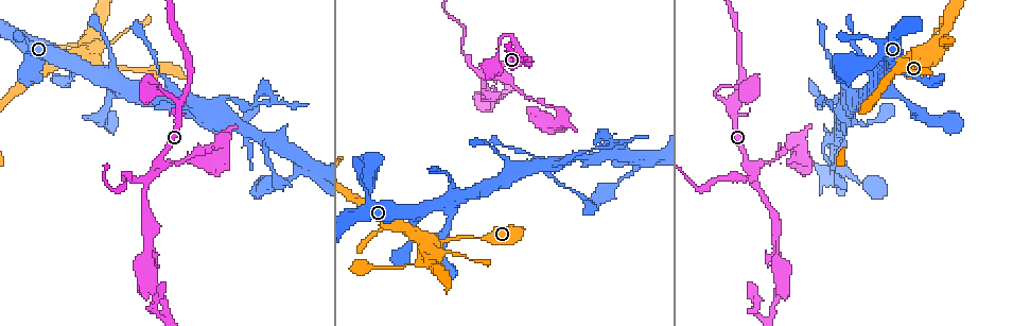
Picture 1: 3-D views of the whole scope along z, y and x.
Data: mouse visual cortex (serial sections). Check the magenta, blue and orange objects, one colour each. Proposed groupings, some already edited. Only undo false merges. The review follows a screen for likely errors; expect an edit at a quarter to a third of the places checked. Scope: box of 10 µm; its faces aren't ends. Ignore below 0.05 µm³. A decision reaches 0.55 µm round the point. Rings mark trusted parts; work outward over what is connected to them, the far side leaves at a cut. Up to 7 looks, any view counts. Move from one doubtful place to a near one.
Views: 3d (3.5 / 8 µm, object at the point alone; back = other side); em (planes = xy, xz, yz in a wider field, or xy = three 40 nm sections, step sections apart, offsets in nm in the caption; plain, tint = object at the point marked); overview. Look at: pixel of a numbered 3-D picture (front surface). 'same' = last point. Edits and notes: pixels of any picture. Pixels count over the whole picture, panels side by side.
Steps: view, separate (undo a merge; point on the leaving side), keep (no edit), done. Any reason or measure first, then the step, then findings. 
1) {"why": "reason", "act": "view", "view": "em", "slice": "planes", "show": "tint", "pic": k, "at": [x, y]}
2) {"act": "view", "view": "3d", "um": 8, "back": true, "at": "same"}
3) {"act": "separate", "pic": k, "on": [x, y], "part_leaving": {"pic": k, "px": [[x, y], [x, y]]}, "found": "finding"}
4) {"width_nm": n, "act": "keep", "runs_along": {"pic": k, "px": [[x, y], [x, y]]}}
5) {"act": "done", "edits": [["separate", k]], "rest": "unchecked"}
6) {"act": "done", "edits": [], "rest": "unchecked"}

{"why": "arms part here", "act": "view", "view": "3d", "um": 3.5, "pic": 1, "at": [513, 176]}

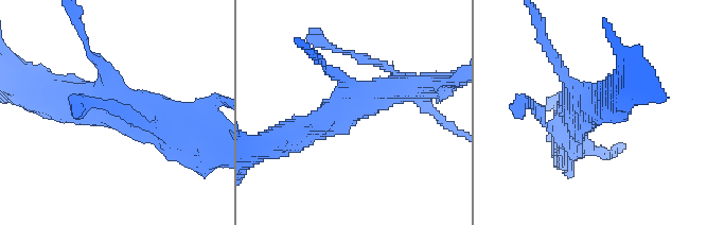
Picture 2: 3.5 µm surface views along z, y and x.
{"arms": 3, "arm_widths_nm": [150, 400, 450], "act": "view", "view": "em", "slice": "xy", "step": 5, "show": "tint", "pic": 2, "at": [351, 105]}

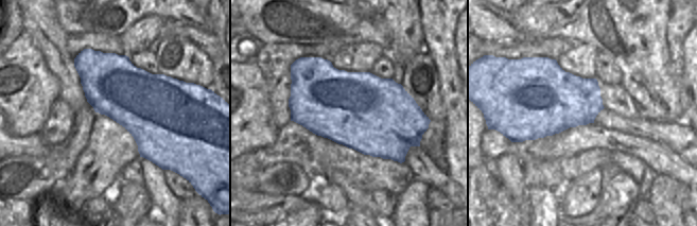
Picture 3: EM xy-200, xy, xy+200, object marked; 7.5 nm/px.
{"act": "keep", "runs_along": {"pic": 2, "px": [[287, 138], [353, 103], [411, 87]]}, "found": "all the same cell"}

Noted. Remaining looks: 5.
{"why": "a narrow waist", "act": "view", "view": "3d", "um": 3.5, "pic": 1, "at": [590, 150]}

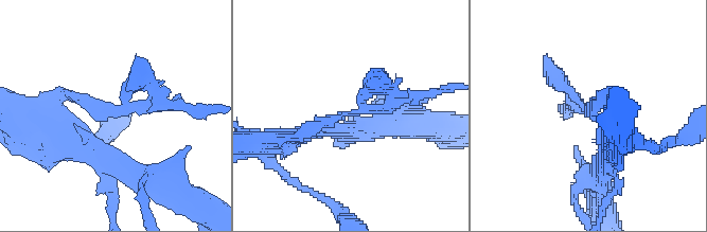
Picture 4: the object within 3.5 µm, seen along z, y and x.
{"act": "view", "view": "em", "slice": "xy", "step": 5, "show": "plain", "pic": 4, "at": [589, 109]}

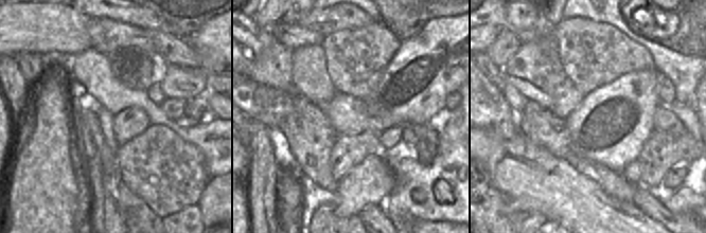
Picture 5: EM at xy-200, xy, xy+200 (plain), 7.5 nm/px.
{"why": "where the object lies", "act": "view", "view": "em", "slice": "xy", "step": 5, "show": "tint", "at": "same"}

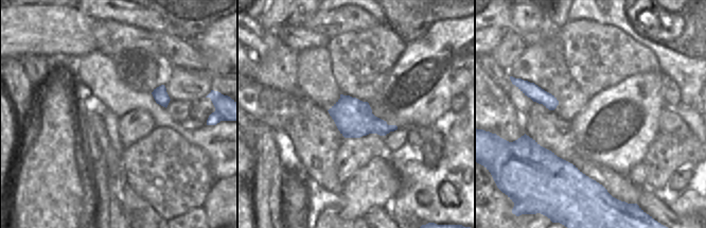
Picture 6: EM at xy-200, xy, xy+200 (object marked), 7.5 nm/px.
{"act": "keep", "runs_along": {"pic": 4, "px": [[295, 138], [356, 113], [373, 75]]}, "found": "all the same cell"}

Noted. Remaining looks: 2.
{"act": "view", "view": "3d", "um": 3.5, "pic": 1, "at": [757, 181]}

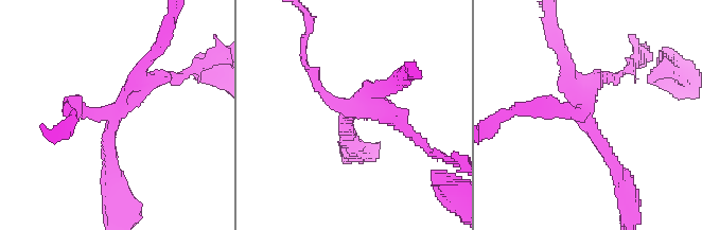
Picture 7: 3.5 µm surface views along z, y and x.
{"arms": 3, "arm_widths_nm": [150, 150, 200], "act": "view", "view": "em", "slice": "xy", "step": 5, "show": "tint", "pic": 7, "at": [112, 114]}

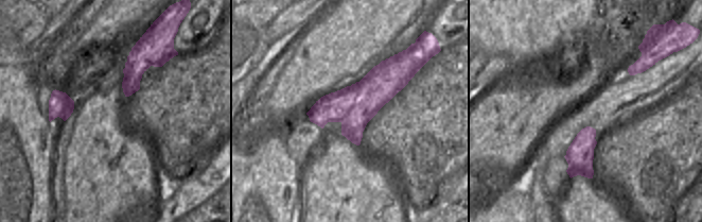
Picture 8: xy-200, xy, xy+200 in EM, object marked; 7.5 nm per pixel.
{"act": "separate", "pic": 7, "on": [565, 112], "part_leaving": {"pic": 7, "px": [[583, 83], [619, 75], [641, 53]]}, "found": "two cells meet here"}

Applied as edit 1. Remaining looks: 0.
{"act": "done", "edits": [["separate", 7]], "rest": "unchecked"}

